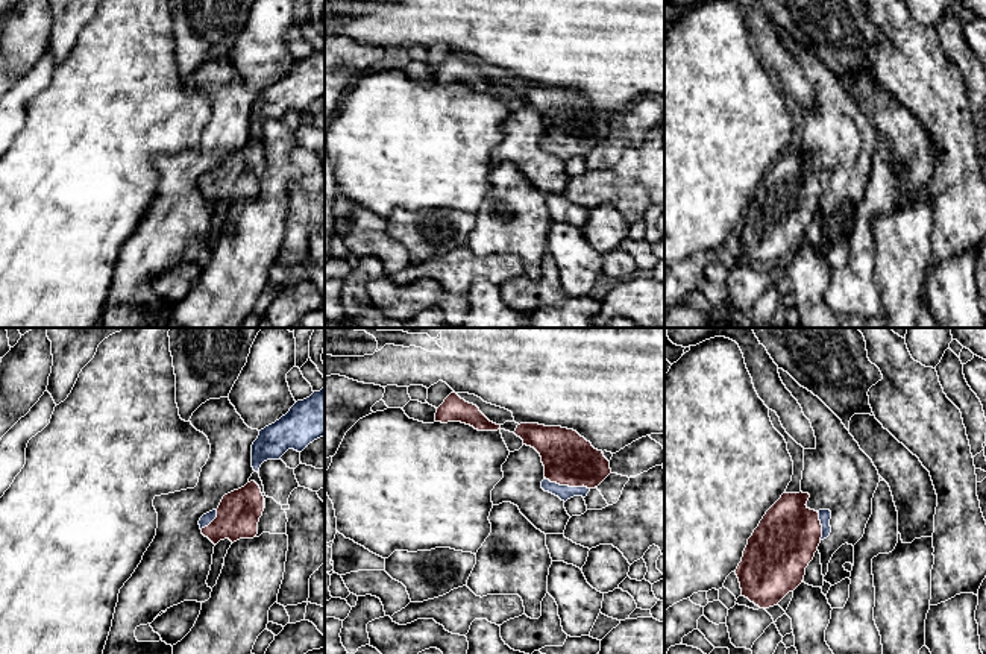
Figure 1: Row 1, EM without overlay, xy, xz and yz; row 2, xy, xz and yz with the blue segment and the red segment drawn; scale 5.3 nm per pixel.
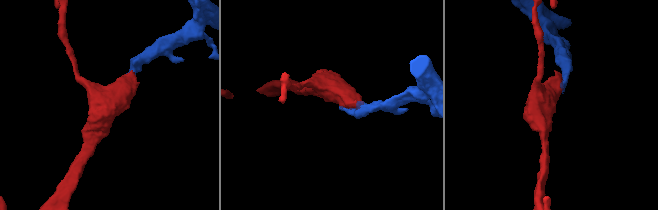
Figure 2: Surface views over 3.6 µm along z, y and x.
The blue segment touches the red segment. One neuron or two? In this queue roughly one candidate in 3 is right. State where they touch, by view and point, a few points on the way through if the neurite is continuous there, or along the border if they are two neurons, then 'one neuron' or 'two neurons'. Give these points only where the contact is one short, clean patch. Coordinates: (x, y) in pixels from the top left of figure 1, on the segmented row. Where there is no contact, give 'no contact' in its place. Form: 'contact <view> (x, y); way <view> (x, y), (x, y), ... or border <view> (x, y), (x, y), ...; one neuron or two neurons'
contact xz (568, 486); way xz (563, 492), (568, 486), (569, 460); one neuron

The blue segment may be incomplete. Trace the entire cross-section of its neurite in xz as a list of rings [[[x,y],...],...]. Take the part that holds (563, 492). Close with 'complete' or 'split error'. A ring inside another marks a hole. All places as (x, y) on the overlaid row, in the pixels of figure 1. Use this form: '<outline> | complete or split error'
[[[520,423],[514,434],[534,448],[545,466],[542,489],[567,501],[586,498],[610,473],[610,461],[576,431],[561,426]]] | split error

